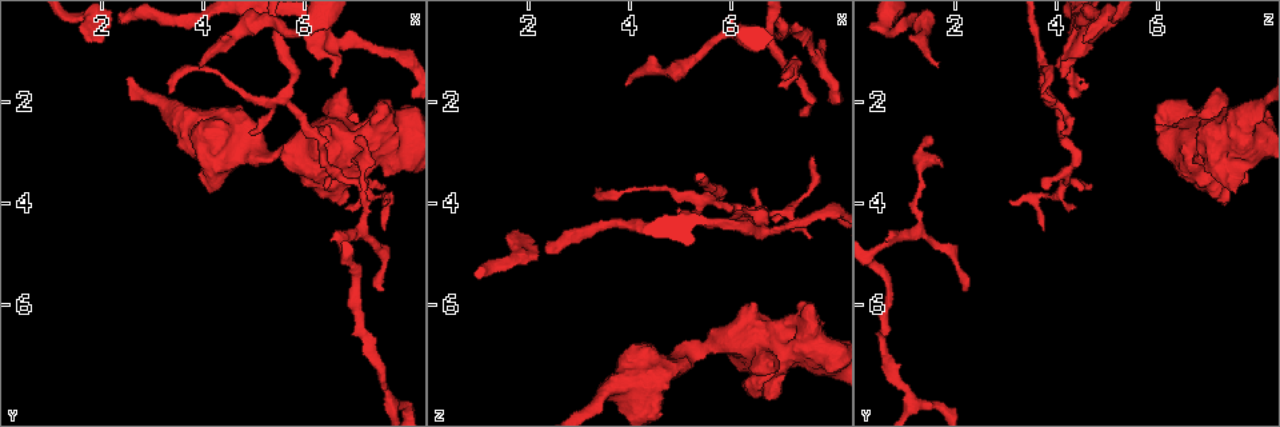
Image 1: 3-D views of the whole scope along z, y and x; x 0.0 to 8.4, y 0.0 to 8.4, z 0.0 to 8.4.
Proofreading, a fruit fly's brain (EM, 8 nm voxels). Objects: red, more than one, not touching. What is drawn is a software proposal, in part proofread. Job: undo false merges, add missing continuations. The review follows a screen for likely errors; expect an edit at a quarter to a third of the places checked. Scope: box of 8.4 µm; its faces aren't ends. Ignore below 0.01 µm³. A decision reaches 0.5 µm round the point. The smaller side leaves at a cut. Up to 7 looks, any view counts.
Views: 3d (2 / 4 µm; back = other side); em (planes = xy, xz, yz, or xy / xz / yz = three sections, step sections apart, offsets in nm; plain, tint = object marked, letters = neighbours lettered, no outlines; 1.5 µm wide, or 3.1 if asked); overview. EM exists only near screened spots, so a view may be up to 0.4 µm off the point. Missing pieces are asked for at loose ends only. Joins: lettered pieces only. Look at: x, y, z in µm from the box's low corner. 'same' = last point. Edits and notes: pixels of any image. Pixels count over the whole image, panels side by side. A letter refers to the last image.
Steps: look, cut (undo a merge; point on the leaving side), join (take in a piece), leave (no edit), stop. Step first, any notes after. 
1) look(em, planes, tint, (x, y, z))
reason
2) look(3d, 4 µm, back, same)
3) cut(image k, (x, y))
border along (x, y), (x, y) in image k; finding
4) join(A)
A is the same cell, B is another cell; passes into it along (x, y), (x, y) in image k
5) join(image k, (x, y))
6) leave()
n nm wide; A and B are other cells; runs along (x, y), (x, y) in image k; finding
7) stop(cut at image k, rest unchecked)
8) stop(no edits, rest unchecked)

look(em, xy, step 8, tint, (7.45, 5.75, 2.25))
branch stops here

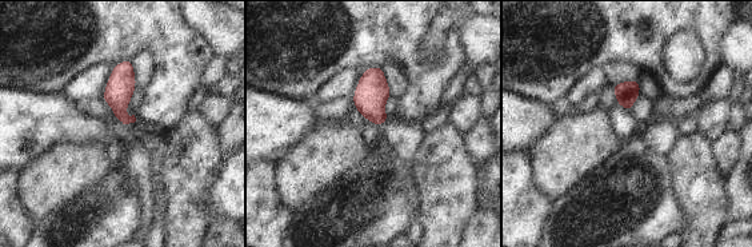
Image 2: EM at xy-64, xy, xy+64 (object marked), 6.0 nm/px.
look(em, xy, step 8, letters, same)

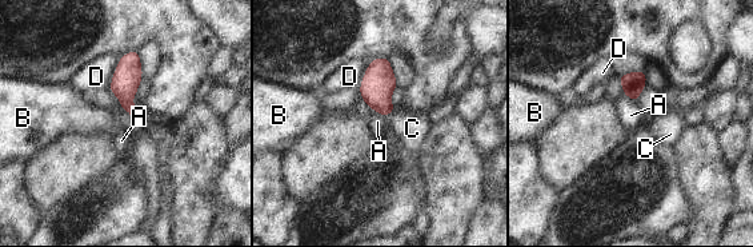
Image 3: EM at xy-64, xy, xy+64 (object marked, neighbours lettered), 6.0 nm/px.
join(image 3, (412, 128))
C is the same cell, A, B and D are other cells; passes into it along (379, 82), (391, 112), (412, 128) in image 3; the cell continues

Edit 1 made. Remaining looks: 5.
look(overview)
see it whole again

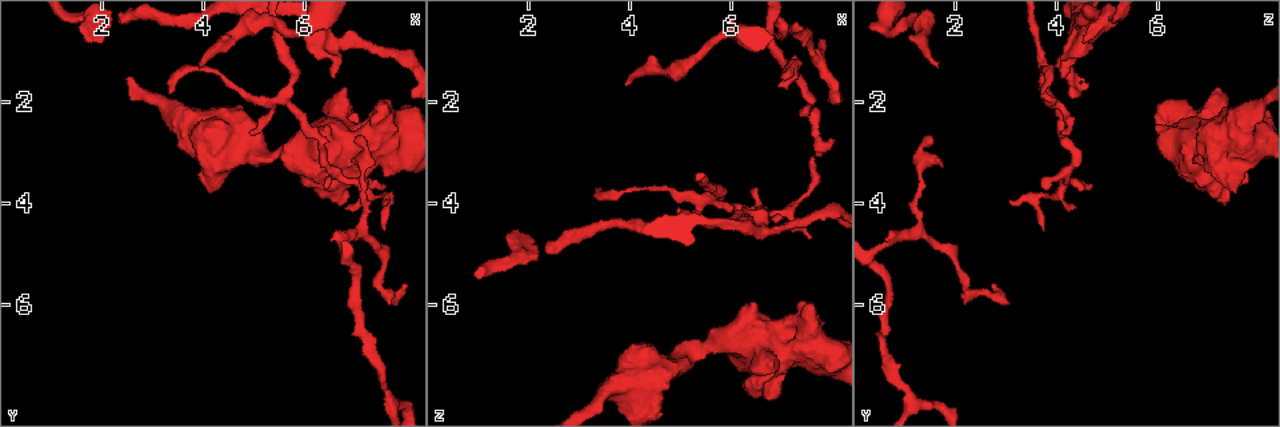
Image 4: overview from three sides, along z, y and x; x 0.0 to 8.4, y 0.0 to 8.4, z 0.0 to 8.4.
look(em, xz, step 4, letters, (7.00, 2.75, 1.50))
branch stops here

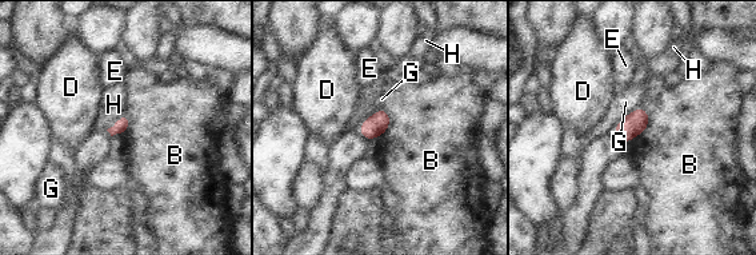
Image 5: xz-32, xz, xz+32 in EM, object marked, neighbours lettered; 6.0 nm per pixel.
look(em, yz, step 8, letters, same)

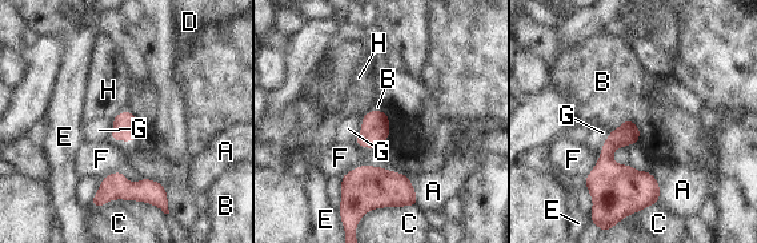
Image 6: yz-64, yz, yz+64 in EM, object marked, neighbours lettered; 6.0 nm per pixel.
leave()
A, B, C, D, E, F, G and H are other cells; border along (361, 119), (361, 130), (352, 142) in image 6; none of them fits

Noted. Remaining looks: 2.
look(em, yz, step 8, tint, (5.60, 1.95, 3.85))

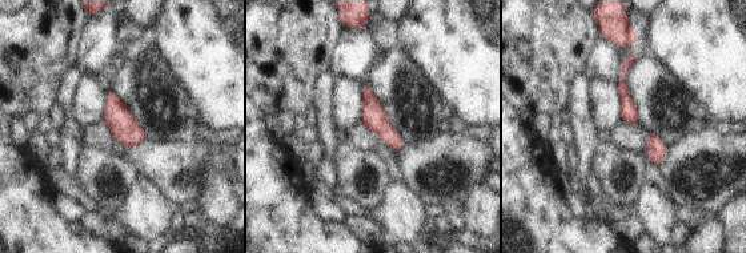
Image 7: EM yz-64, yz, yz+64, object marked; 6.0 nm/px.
look(em, yz, step 8, letters, same)

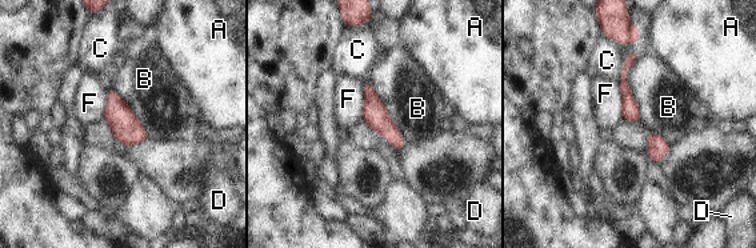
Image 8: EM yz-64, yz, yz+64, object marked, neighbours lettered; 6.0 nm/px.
leave()
110 nm wide; A, B, C, D and F are other cells; runs along (367, 84), (374, 112), (398, 147) in image 8; continuous, no second cell

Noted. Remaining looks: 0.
stop(join at image 3, rest unchecked)

